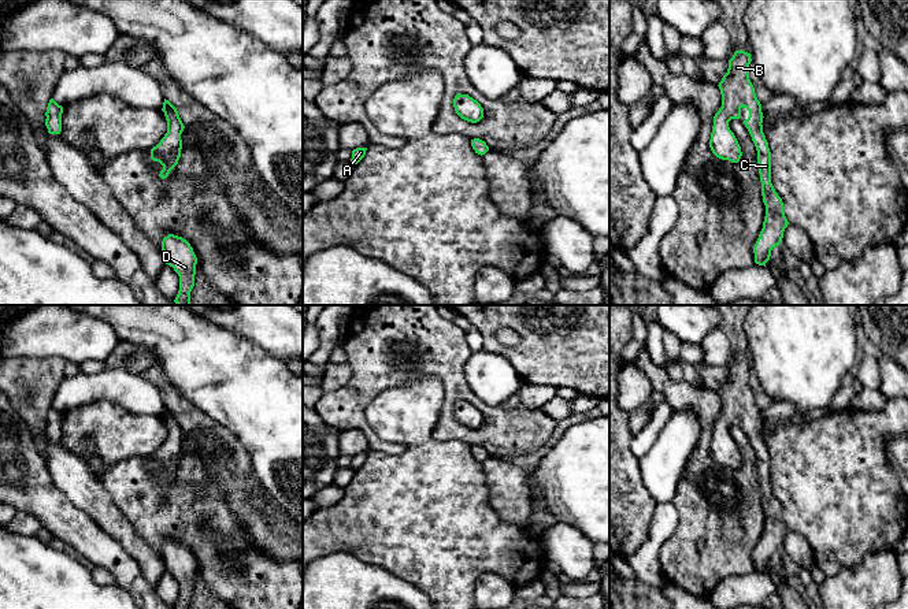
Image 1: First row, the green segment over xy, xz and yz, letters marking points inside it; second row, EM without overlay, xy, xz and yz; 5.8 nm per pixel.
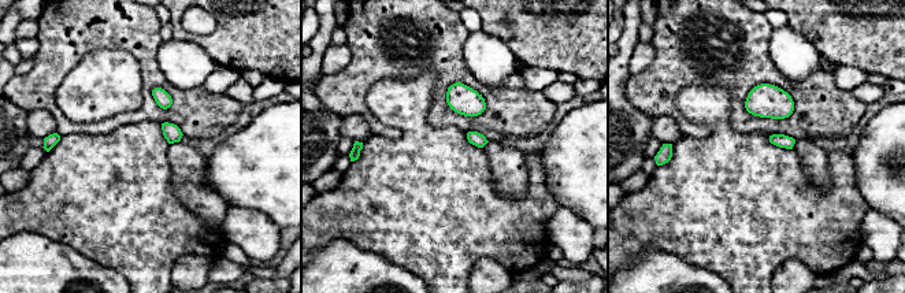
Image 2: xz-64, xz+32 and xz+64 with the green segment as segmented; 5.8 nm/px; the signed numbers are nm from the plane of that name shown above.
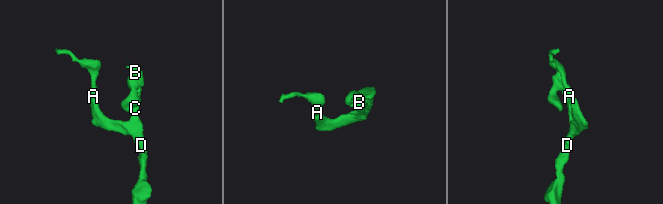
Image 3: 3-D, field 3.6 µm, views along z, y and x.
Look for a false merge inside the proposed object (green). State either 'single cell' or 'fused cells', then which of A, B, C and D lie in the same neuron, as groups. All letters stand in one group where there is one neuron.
single cell; A B C D

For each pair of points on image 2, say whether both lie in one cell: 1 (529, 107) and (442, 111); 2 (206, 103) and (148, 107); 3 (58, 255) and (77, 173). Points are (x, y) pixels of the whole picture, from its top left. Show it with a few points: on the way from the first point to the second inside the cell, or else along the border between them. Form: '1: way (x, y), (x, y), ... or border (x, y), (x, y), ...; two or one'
1: way (507, 115), (497, 122), (464, 122); one
2: way (192, 111), (162, 114); one
3: border (30, 232), (70, 245), (89, 259); two

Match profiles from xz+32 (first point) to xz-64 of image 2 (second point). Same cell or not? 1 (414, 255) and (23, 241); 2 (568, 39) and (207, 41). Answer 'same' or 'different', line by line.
1: different
2: same

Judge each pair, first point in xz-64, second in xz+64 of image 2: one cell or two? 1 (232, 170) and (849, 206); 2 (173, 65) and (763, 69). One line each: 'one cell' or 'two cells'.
1: two cells
2: two cells

